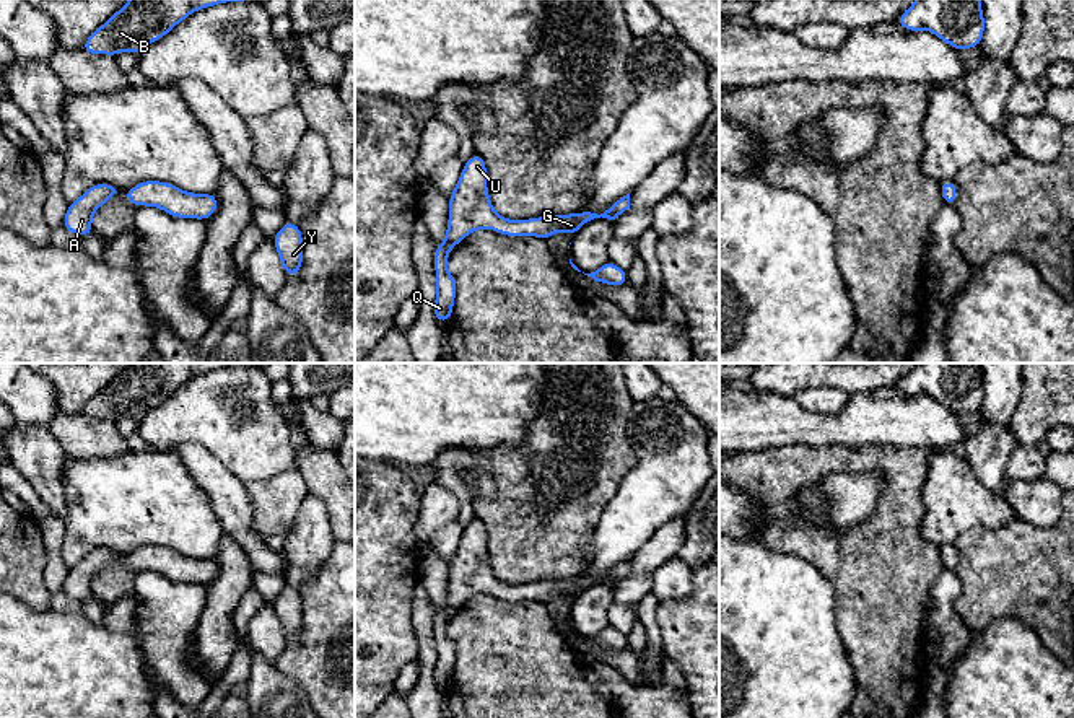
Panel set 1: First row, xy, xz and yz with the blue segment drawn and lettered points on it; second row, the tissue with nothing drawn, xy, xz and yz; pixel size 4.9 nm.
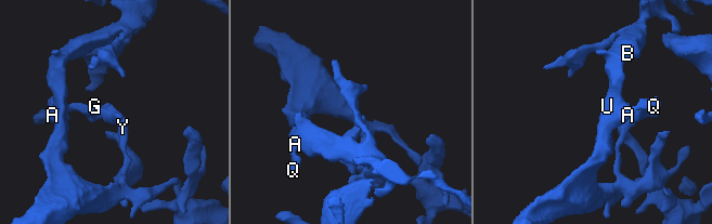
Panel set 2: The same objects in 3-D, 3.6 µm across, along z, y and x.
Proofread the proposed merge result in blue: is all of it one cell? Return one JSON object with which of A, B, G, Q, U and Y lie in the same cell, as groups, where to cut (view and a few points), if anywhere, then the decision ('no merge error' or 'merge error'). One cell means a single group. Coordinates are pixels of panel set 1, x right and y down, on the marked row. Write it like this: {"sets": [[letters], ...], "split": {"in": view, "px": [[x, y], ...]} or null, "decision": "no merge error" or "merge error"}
{"sets": [["A", "B", "G", "Q", "U", "Y"]], "split": null, "decision": "no merge error"}

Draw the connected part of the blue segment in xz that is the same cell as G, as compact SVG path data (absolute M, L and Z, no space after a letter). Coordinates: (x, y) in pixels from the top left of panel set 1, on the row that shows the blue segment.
M474 153L462 168L456 189L449 195L449 218L446 239L434 247L434 275L438 295L433 304L434 319L449 324L454 300L456 278L448 272L448 256L470 233L490 228L504 236L537 236L548 241L557 231L566 231L571 238L594 218L615 220L630 208L630 194L617 199L604 213L568 213L535 217L529 220L506 220L491 205L487 187L487 163Z

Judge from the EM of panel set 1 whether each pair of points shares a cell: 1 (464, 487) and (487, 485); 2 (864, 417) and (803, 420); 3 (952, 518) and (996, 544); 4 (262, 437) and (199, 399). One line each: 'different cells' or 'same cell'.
1: same cell
2: same cell
3: different cells
4: same cell

